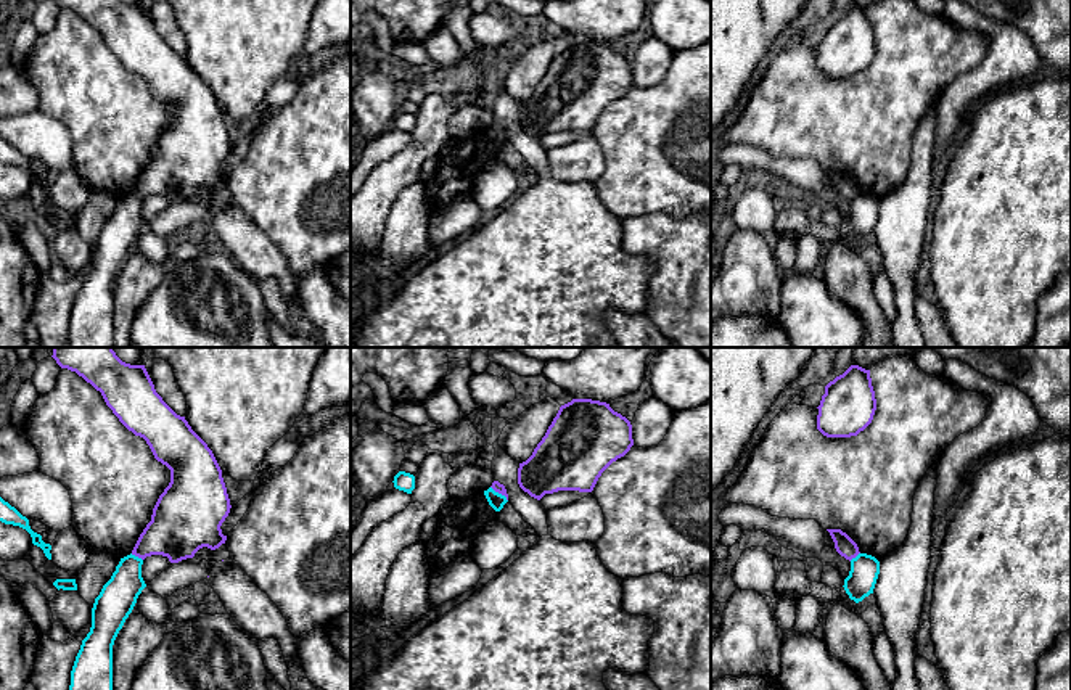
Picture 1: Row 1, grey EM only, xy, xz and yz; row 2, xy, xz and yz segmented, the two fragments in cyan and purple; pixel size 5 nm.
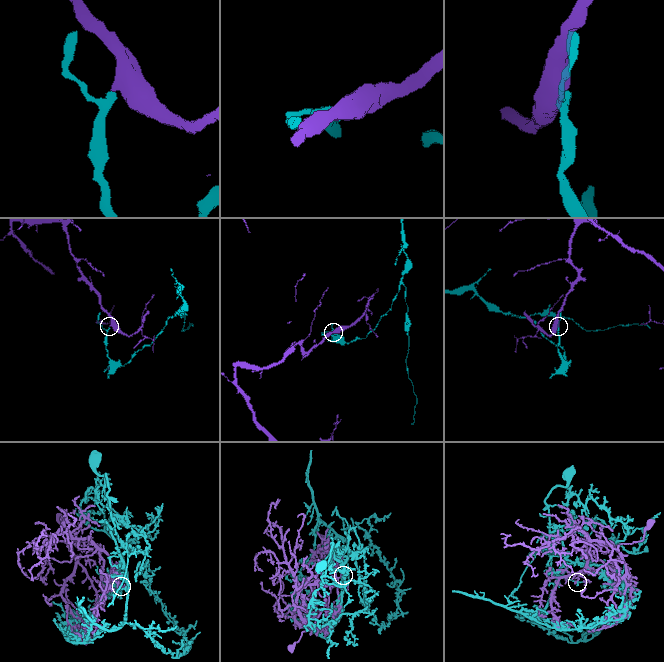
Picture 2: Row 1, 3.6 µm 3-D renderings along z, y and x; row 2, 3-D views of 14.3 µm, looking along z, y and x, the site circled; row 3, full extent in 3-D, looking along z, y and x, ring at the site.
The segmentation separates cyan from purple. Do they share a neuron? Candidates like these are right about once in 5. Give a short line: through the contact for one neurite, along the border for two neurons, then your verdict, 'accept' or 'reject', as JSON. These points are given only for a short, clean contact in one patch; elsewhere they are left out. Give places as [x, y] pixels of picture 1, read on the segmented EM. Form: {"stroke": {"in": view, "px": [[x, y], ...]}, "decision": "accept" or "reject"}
{"stroke": {"in": "xz", "px": [[491, 486], [507, 501]]}, "decision": "reject"}

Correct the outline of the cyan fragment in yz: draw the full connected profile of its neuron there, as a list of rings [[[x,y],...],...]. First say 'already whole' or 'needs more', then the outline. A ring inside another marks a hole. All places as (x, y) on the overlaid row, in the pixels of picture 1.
already whole | [[[867,553],[851,560],[849,576],[844,579],[844,590],[856,603],[873,593],[880,574],[880,561]]]

